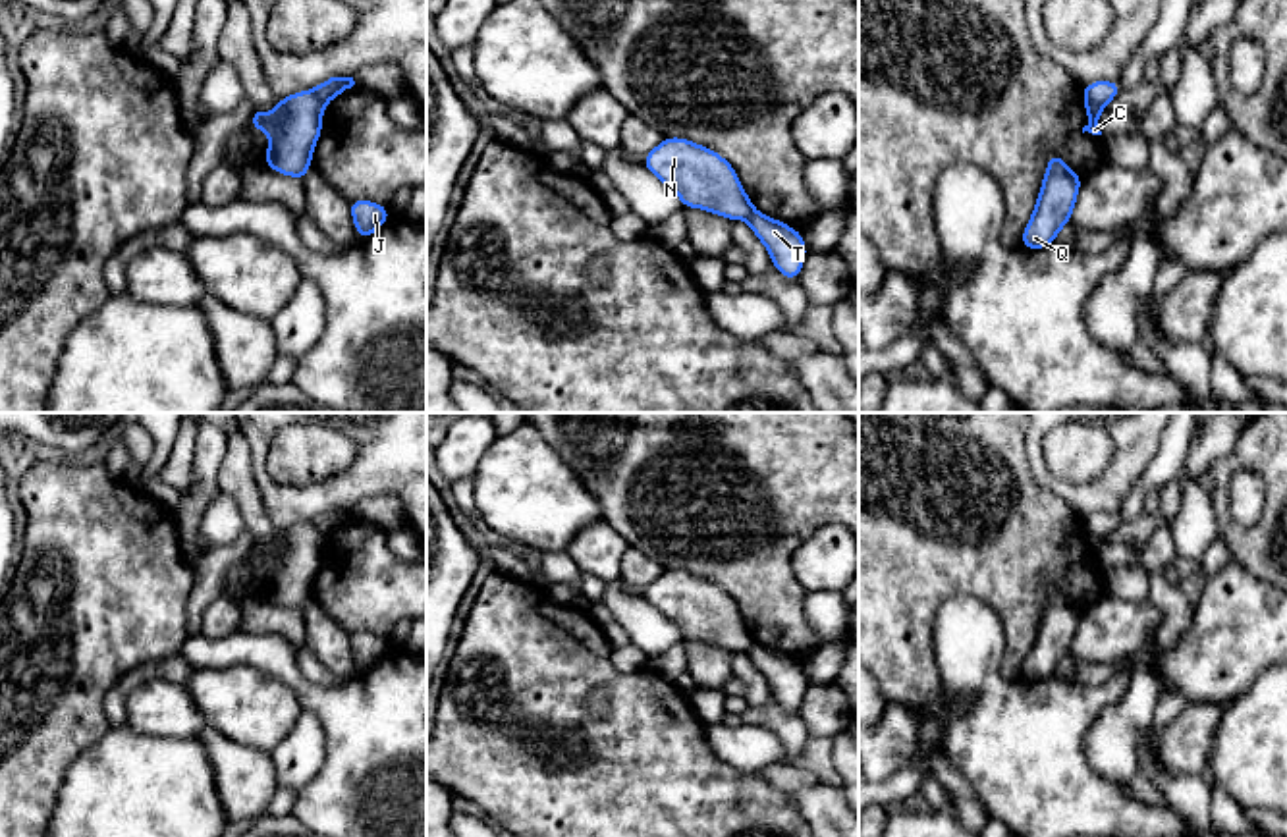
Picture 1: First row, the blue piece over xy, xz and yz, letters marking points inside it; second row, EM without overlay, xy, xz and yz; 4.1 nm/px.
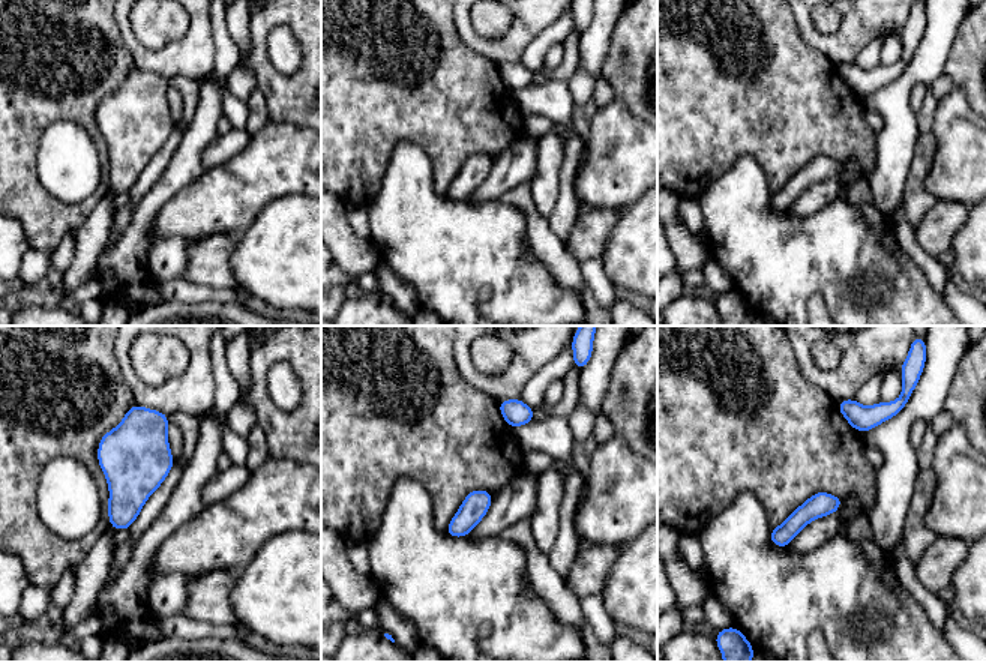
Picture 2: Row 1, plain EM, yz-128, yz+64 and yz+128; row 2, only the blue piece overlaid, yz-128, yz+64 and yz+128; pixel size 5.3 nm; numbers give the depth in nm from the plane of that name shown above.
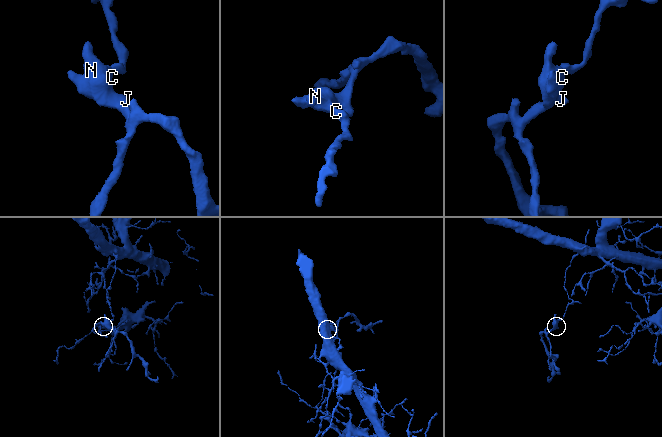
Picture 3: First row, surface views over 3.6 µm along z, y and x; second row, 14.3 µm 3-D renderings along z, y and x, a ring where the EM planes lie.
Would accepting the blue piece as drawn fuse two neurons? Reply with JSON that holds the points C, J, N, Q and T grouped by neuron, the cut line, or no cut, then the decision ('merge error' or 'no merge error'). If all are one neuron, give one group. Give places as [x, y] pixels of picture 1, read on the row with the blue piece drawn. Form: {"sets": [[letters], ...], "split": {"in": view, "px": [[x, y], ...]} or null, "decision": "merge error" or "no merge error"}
{"sets": [["C", "J", "N", "Q"], ["T"]], "split": {"in": "yz", "px": [[1083, 91], [1100, 110]]}, "decision": "merge error"}

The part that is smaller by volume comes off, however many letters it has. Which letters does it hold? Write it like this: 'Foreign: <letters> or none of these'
Foreign: C, J, N, Q

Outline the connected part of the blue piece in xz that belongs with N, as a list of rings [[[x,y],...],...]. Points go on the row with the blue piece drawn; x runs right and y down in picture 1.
[[[664,137],[643,156],[643,164],[681,199],[683,208],[708,210],[726,220],[749,220],[754,212],[735,168],[708,147]]]

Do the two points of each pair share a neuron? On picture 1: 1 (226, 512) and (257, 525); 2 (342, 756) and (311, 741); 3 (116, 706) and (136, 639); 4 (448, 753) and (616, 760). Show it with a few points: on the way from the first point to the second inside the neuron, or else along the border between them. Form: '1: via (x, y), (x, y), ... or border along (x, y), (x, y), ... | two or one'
1: border along (220, 490), (232, 498), (247, 527) | two
2: border along (307, 710), (323, 731), (325, 760), (301, 787) | two
3: border along (168, 656), (132, 668), (107, 693), (103, 712) | two
4: via (491, 753), (523, 753), (543, 772), (574, 774) | one

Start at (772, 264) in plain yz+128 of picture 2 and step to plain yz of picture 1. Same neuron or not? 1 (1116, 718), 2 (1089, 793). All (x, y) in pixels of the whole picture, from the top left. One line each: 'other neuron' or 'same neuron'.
1: other neuron
2: same neuron

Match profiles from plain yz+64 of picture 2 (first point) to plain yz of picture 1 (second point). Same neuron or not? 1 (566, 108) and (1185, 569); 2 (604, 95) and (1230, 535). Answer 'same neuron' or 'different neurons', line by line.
1: different neurons
2: different neurons

